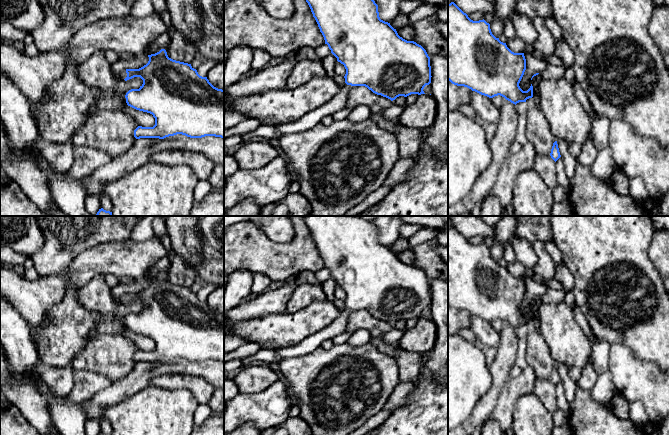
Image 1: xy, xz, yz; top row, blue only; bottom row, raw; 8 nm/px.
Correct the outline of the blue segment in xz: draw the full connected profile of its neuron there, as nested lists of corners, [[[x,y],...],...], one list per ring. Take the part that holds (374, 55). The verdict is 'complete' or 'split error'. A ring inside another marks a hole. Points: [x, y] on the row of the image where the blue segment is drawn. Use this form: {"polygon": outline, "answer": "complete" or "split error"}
{"polygon": [[[306,0],[315,18],[325,44],[337,61],[346,69],[345,85],[329,102],[310,111],[300,119],[277,125],[281,136],[306,131],[321,123],[327,115],[344,109],[348,93],[353,86],[365,86],[373,93],[395,100],[399,96],[425,94],[423,89],[431,83],[430,57],[426,50],[414,41],[400,37],[390,23],[380,19],[374,0]]], "answer": "split error"}

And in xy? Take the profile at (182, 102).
{"polygon": [[[165,49],[148,55],[149,61],[139,69],[126,69],[116,74],[121,80],[140,77],[143,84],[126,95],[128,106],[153,115],[153,127],[138,126],[134,137],[164,139],[182,134],[190,138],[215,136],[224,138],[224,90],[214,87],[207,77],[198,74],[191,64],[173,60]]], "answer": "split error"}

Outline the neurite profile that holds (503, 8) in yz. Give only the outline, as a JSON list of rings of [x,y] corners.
[[[497,0],[495,2],[495,14],[490,23],[492,34],[500,38],[504,34],[504,21],[514,12],[517,0]]]

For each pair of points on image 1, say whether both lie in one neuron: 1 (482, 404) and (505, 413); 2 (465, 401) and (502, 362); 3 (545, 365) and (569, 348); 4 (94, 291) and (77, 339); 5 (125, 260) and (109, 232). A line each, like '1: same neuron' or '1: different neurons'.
1: different neurons
2: different neurons
3: different neurons
4: different neurons
5: different neurons

